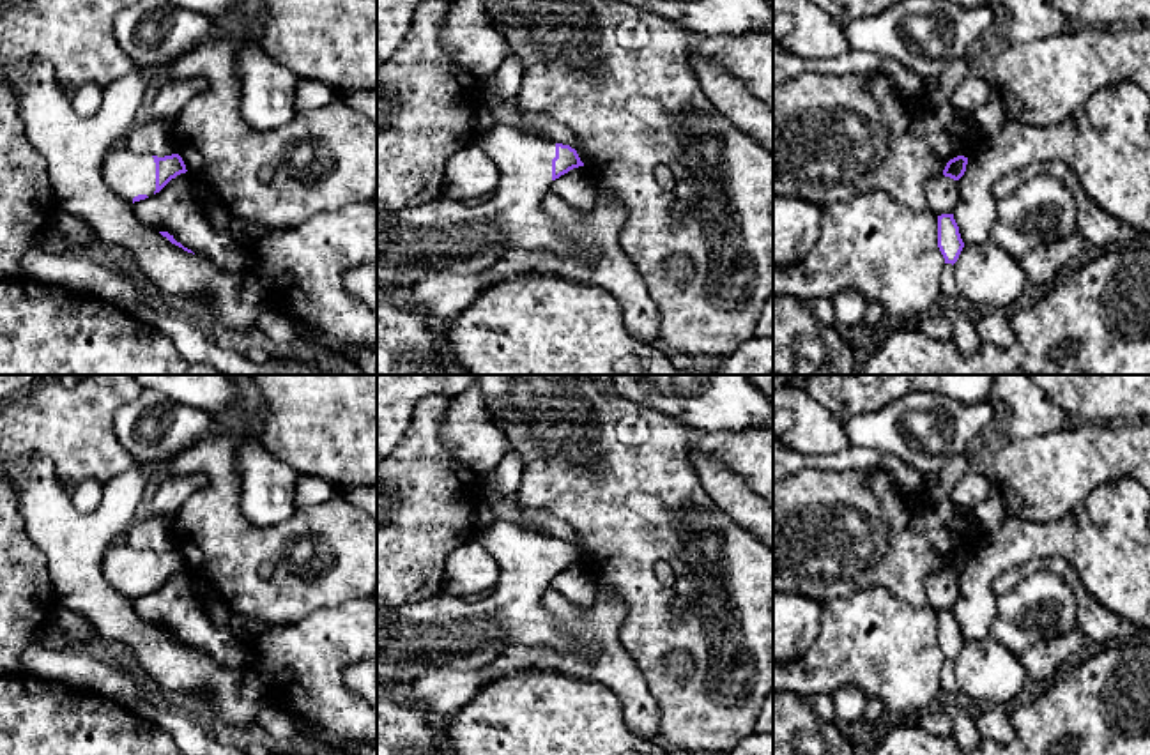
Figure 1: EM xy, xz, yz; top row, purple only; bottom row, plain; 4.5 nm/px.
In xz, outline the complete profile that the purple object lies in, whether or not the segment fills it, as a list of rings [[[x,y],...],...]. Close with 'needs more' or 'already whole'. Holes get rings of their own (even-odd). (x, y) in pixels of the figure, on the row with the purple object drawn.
[[[495,122],[476,141],[497,164],[499,186],[476,207],[441,194],[407,209],[377,207],[377,285],[405,292],[428,274],[487,272],[510,249],[547,251],[587,263],[598,256],[573,242],[543,210],[552,182],[584,166],[575,149],[518,122]]]; needs more

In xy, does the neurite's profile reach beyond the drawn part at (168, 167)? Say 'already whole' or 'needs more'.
needs more

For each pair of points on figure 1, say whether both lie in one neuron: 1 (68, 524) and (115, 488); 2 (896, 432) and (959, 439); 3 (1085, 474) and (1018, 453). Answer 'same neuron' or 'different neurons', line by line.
1: same neuron
2: same neuron
3: same neuron

